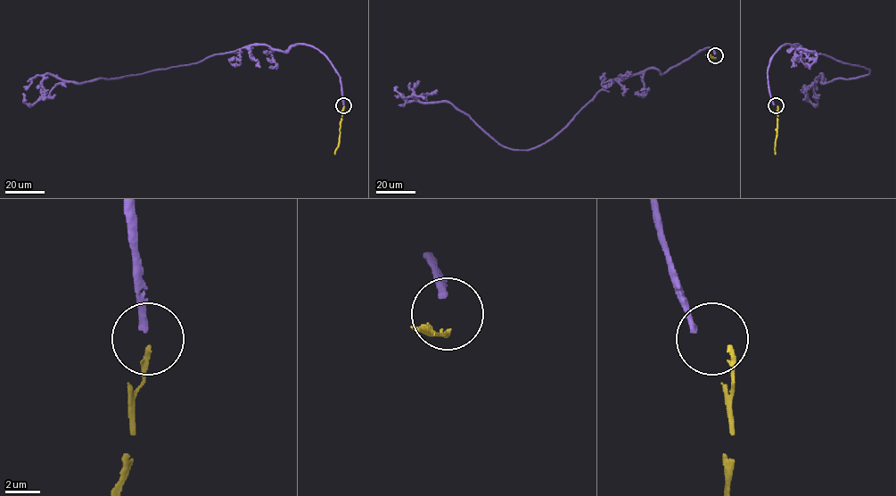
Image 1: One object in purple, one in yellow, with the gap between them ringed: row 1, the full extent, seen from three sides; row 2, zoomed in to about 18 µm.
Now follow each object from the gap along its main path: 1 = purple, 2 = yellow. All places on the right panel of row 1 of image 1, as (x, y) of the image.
1: (774, 104), (768, 69), (785, 44), (870, 70), (823, 83), (821, 74), (817, 104), (808, 94)
2: (777, 106), (775, 154)

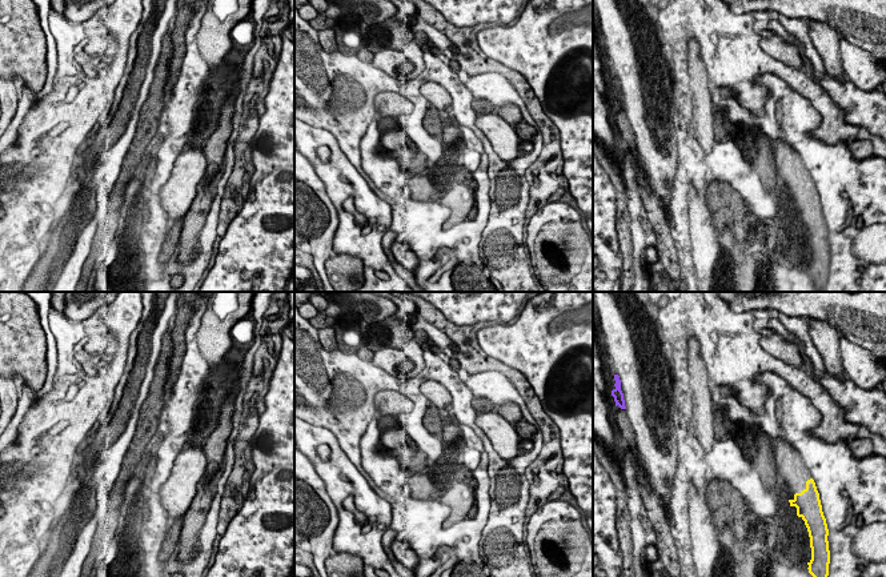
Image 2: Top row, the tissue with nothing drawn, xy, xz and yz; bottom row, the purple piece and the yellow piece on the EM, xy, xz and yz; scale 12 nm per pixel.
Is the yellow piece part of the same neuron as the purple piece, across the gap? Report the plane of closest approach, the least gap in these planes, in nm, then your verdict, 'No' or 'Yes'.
Closest in yz. Distance 2250 nm. No

